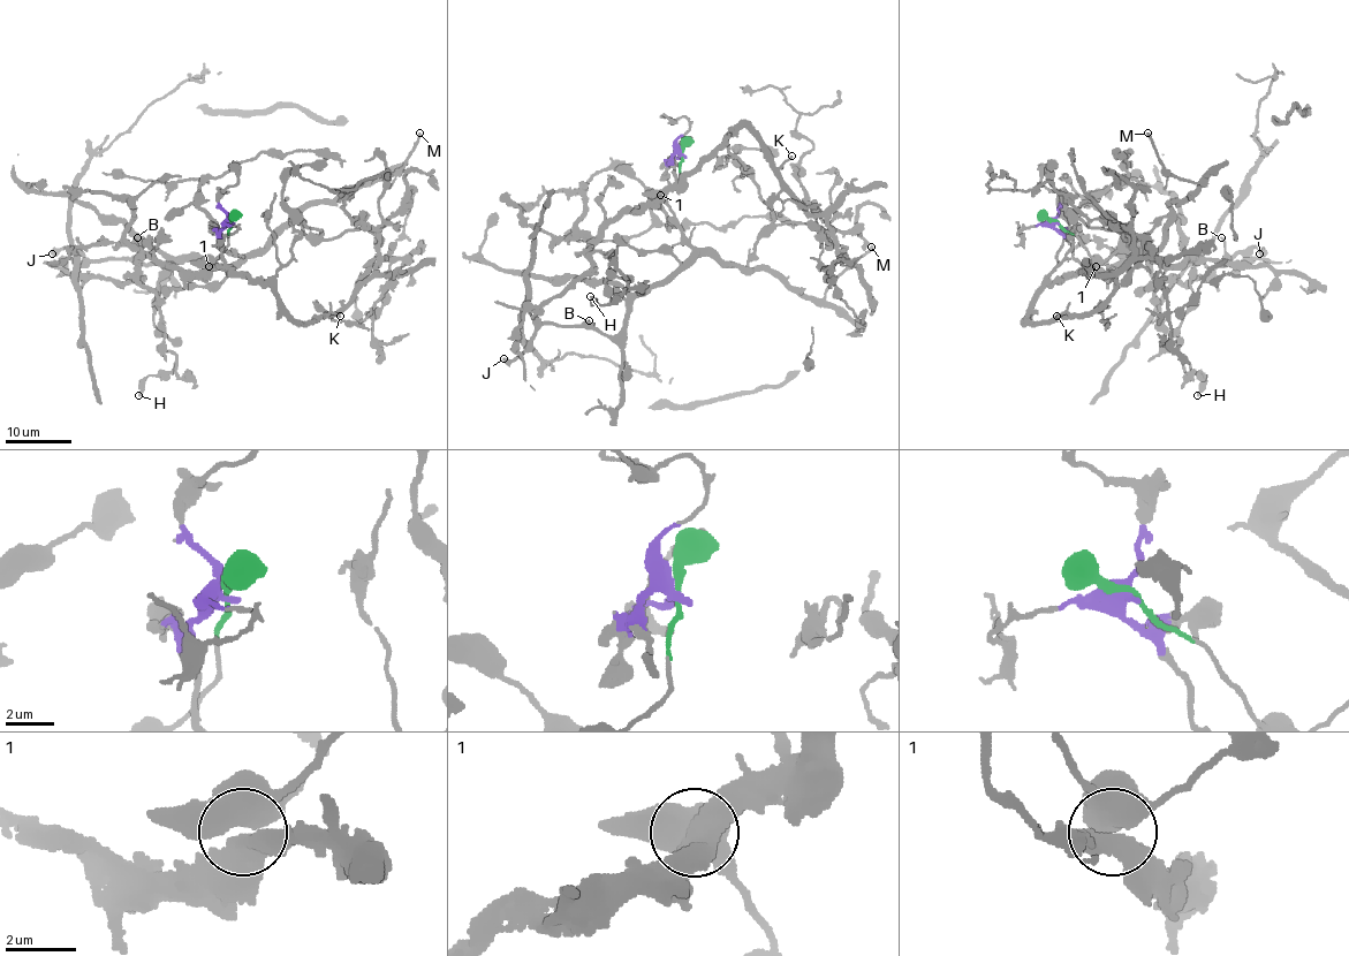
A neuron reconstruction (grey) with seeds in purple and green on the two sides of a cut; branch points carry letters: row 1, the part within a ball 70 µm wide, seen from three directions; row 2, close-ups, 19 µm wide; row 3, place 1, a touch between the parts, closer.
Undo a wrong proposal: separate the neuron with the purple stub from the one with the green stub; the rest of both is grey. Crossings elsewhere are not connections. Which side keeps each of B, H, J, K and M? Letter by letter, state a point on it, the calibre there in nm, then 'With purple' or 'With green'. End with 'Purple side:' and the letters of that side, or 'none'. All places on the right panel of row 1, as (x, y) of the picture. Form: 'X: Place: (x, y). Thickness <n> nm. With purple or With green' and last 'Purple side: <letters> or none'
B: Place: (1221, 237). Thickness 130 nm. With green
H: Place: (1197, 395). Thickness 190 nm. With purple
J: Place: (1259, 253). Thickness 400 nm. With green
K: Place: (1056, 316). Thickness 140 nm. With purple
M: Place: (1147, 133). Thickness 240 nm. With green
Purple side: H, K

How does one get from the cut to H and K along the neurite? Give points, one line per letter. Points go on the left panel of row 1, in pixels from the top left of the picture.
H: (228, 221), (222, 266), (194, 274), (151, 256), (139, 263), (176, 363), (148, 376), (138, 395)
K: (228, 221), (220, 232), (222, 260), (227, 267), (265, 282), (293, 318), (305, 321), (334, 312), (340, 317)

